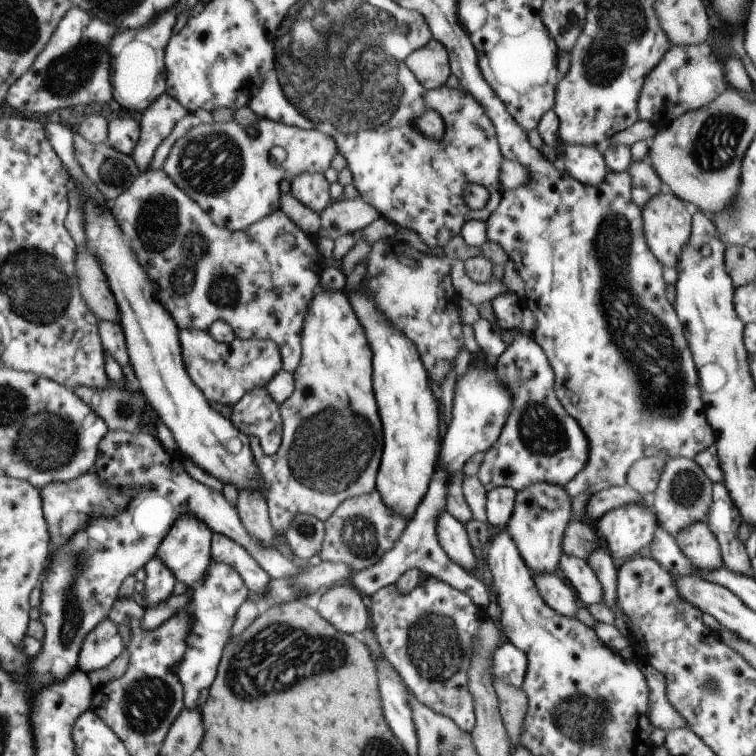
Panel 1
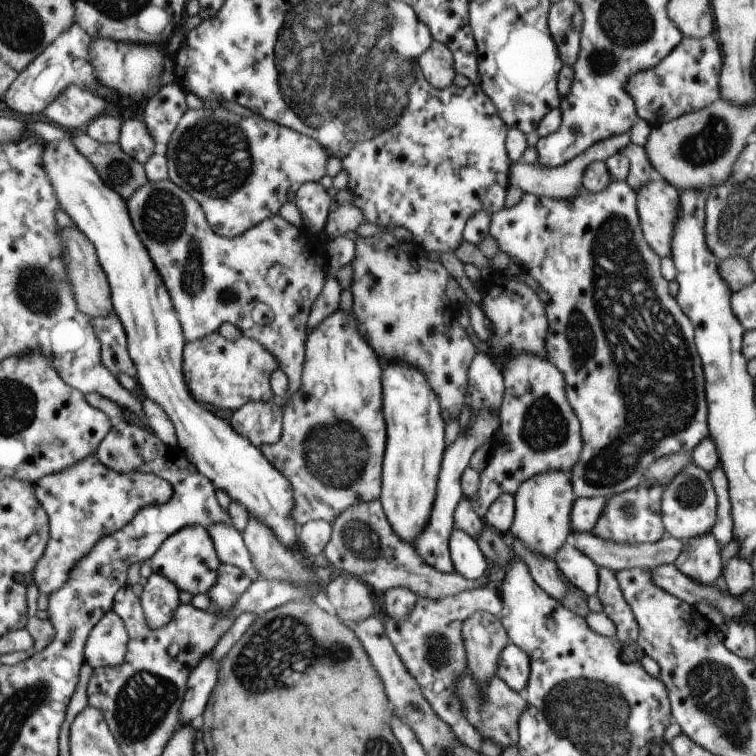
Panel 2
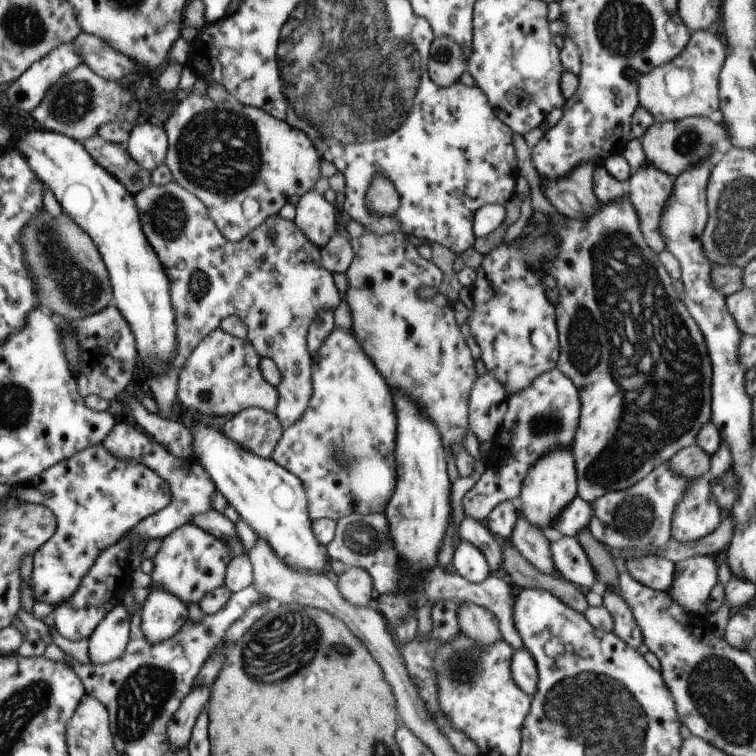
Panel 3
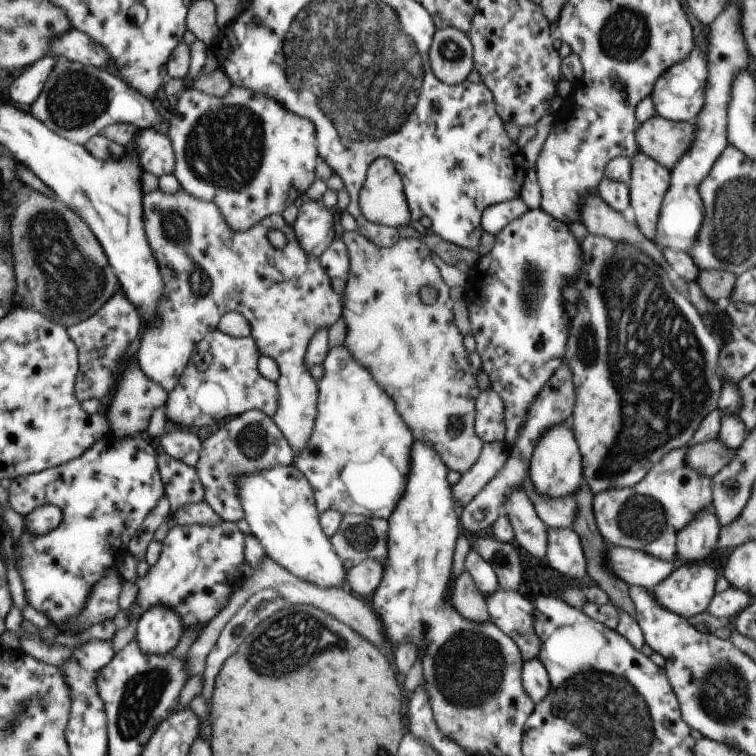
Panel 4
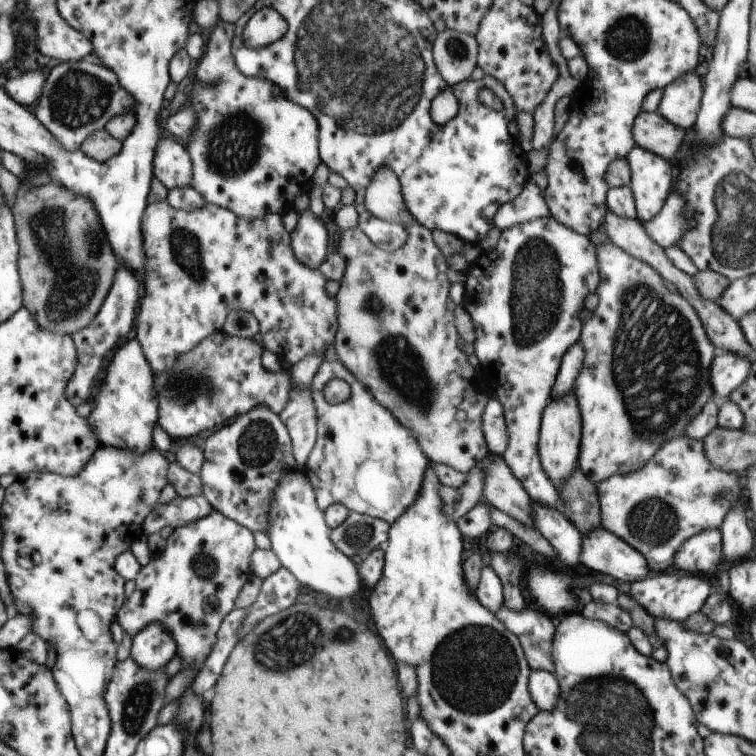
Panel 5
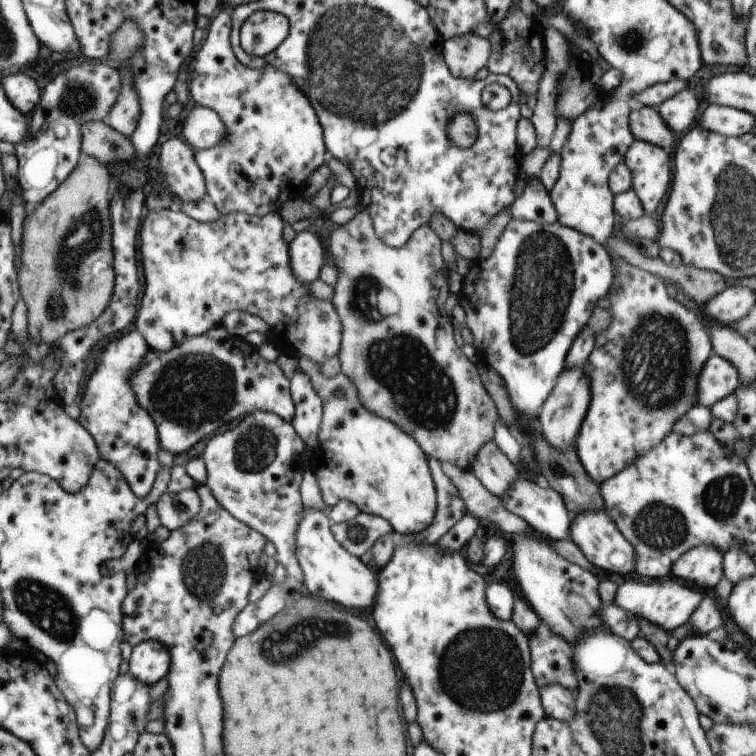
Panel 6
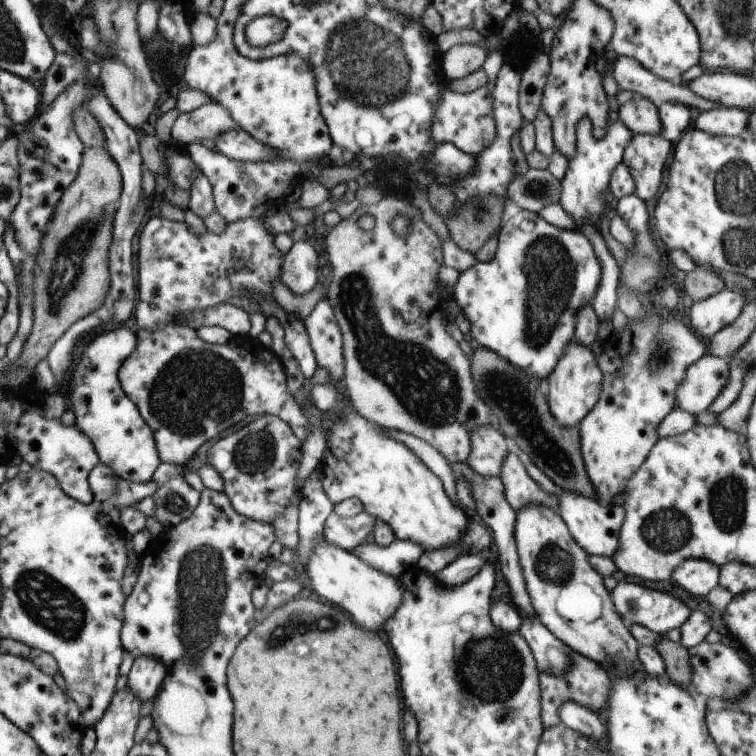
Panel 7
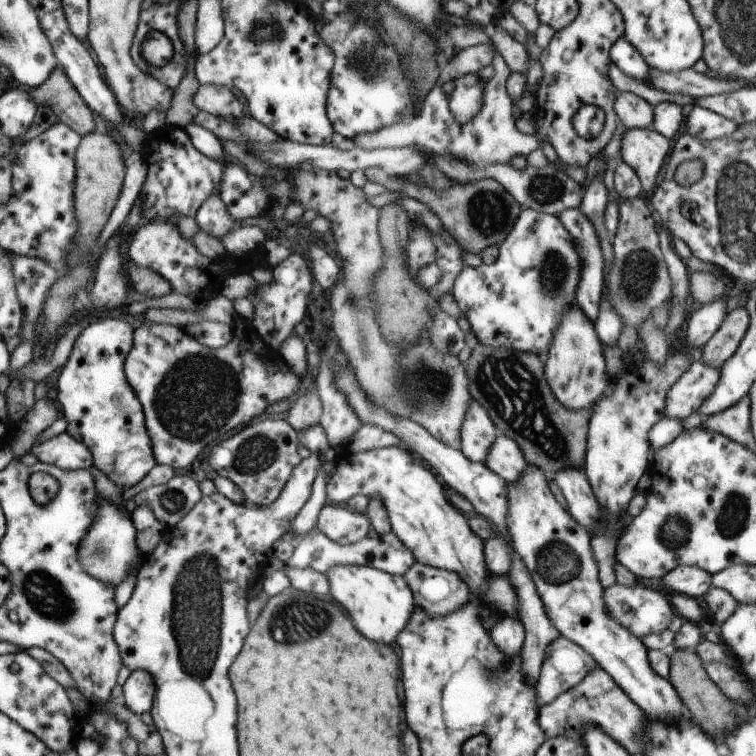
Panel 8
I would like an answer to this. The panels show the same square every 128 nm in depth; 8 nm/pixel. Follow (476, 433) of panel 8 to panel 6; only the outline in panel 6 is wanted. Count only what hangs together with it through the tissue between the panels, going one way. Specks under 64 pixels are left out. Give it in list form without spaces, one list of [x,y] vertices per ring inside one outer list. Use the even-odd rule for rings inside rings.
[[[493,439],[476,452],[469,470],[494,498],[502,497],[518,474]]]

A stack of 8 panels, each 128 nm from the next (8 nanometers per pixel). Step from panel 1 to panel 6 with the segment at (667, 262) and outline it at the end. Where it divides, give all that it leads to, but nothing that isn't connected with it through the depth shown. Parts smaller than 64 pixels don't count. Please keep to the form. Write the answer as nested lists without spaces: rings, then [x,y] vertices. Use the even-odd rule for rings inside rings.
[[[633,139],[623,155],[632,176],[632,189],[639,199],[644,215],[659,206],[669,182],[669,158],[660,146]]]

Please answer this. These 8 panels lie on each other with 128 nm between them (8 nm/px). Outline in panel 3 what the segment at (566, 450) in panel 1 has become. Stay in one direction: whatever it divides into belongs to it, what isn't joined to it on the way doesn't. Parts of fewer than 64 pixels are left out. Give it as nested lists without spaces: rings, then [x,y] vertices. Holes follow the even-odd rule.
[[[556,368],[533,379],[526,390],[509,396],[505,406],[503,423],[489,442],[491,458],[485,465],[485,471],[462,497],[464,516],[480,523],[485,522],[496,504],[518,500],[520,483],[528,468],[544,452],[555,447],[570,448],[580,413],[576,388],[569,377]]]

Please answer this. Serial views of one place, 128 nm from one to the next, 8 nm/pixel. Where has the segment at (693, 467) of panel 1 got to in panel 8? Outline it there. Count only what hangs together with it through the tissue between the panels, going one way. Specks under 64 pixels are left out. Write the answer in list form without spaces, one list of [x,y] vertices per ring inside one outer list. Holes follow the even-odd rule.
[[[679,565],[663,576],[661,589],[666,593],[681,593],[697,599],[711,586],[711,575],[699,567]]]

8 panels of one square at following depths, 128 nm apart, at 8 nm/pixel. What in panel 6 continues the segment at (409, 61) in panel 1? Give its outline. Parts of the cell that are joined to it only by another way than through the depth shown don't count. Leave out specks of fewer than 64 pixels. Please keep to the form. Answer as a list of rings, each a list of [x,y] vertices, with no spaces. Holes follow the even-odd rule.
[[[477,35],[454,36],[443,40],[440,53],[451,75],[471,79],[489,58],[490,40]]]

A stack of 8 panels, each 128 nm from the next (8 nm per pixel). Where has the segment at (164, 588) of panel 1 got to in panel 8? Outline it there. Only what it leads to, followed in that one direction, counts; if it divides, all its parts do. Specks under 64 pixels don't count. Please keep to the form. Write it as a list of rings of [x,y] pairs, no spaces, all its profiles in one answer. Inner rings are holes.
[[[136,669],[130,672],[122,684],[120,700],[132,713],[141,715],[143,712],[150,712],[154,692],[152,676],[148,672]]]

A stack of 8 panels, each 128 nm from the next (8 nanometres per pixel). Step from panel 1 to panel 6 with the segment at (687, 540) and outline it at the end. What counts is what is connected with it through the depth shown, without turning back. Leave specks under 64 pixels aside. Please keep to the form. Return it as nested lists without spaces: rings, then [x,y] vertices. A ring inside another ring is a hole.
[[[635,576],[627,577],[619,586],[615,587],[613,605],[630,612],[639,619],[662,628],[666,632],[672,632],[677,626],[685,624],[690,614],[698,607],[705,592],[689,584],[681,582],[673,577],[647,582]]]

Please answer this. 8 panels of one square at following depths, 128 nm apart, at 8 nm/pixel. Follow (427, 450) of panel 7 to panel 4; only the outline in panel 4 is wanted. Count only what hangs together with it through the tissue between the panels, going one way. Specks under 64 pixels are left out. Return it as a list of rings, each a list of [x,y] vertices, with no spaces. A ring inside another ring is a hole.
[[[503,442],[483,443],[475,464],[460,476],[455,485],[451,485],[451,496],[456,511],[462,510],[465,504],[485,486],[485,482],[493,474],[497,474],[497,470],[505,464],[505,458],[507,453]]]

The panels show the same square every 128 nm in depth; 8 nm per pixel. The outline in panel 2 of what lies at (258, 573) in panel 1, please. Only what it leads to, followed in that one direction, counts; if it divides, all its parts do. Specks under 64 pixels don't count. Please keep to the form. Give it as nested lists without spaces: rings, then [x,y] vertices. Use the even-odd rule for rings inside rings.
[[[230,523],[210,524],[205,530],[212,540],[217,558],[221,563],[235,565],[252,581],[259,578],[251,564],[241,533],[233,525]]]

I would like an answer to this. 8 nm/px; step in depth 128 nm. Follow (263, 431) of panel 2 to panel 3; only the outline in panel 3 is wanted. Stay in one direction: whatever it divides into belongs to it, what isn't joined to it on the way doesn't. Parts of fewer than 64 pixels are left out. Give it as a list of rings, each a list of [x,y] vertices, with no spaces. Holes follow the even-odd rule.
[[[249,407],[234,414],[219,432],[242,449],[259,458],[269,459],[282,429],[273,413],[259,407]]]

